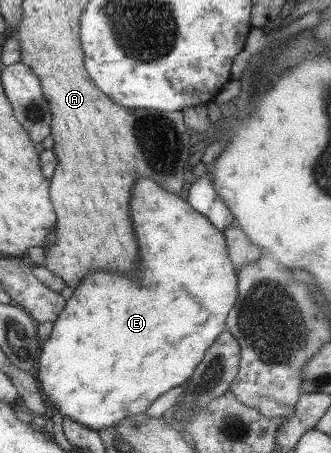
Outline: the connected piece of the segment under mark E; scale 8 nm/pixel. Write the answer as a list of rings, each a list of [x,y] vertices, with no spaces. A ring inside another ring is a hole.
[[[140,178],[132,184],[132,198],[130,198],[130,210],[132,210],[132,230],[136,234],[136,242],[140,242],[140,266],[136,276],[118,276],[106,271],[92,271],[73,290],[72,295],[65,301],[58,318],[53,322],[50,336],[40,343],[40,356],[37,360],[37,376],[40,393],[44,402],[50,408],[55,408],[64,416],[80,425],[98,432],[100,429],[111,430],[118,421],[126,417],[142,414],[148,410],[148,406],[164,392],[172,390],[174,386],[180,386],[184,380],[188,380],[195,372],[194,368],[203,360],[202,356],[207,352],[208,346],[226,330],[227,314],[238,300],[238,274],[234,264],[230,262],[226,254],[226,243],[223,234],[212,226],[212,223],[202,214],[188,206],[182,196],[174,196],[170,191],[165,191],[152,182],[150,178]]]

